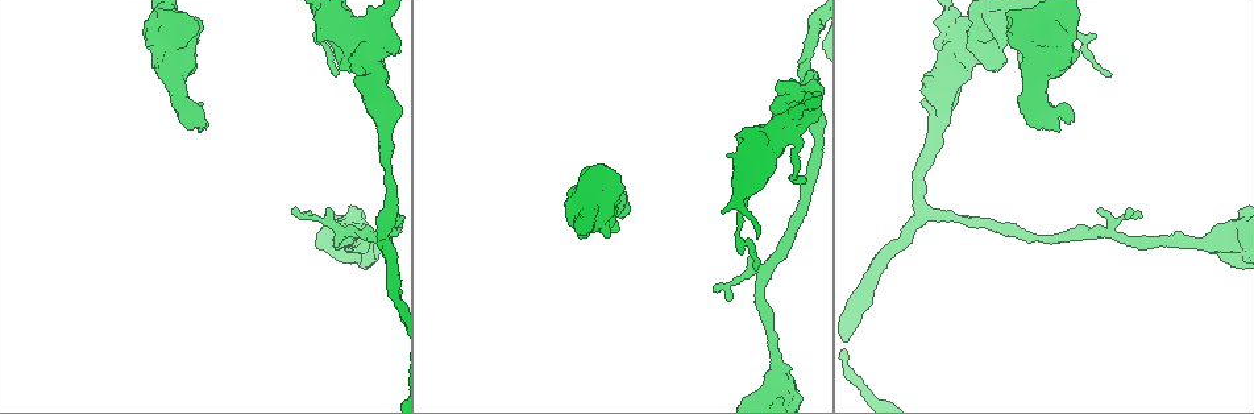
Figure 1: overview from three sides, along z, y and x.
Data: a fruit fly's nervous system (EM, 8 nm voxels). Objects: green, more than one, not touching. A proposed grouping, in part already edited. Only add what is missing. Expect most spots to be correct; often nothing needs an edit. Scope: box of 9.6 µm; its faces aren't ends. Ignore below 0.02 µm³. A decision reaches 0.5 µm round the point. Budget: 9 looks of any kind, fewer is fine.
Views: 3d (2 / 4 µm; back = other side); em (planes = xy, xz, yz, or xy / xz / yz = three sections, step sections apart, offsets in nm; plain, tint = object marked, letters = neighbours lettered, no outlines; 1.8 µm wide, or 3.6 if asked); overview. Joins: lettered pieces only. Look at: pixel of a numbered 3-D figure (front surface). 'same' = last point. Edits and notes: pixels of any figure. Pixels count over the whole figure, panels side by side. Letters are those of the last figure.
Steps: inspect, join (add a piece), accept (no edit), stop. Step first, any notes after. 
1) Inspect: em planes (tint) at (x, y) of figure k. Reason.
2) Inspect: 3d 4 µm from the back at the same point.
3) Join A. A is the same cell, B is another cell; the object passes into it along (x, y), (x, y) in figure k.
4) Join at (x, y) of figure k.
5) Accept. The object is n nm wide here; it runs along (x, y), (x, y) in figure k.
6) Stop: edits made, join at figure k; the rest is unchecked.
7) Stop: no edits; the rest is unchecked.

Inspect: em xz step 8 (tint) at (749, 258) of figure 1. Free end.

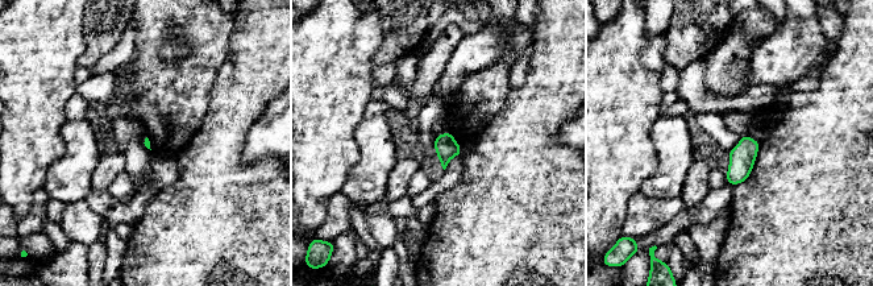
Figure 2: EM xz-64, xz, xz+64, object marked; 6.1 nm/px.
Inspect: em xy step 8 (letters) at the same point.

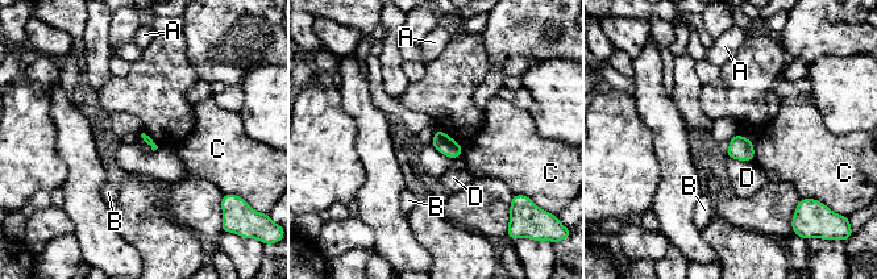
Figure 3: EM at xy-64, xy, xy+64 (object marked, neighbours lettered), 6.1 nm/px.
Accept. A, B, C and D are other cells; a border runs along (727, 157), (752, 161) in figure 3; none of them fits.

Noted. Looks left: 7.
Inspect: em planes (tint) at (803, 179) of figure 1. Thin end.

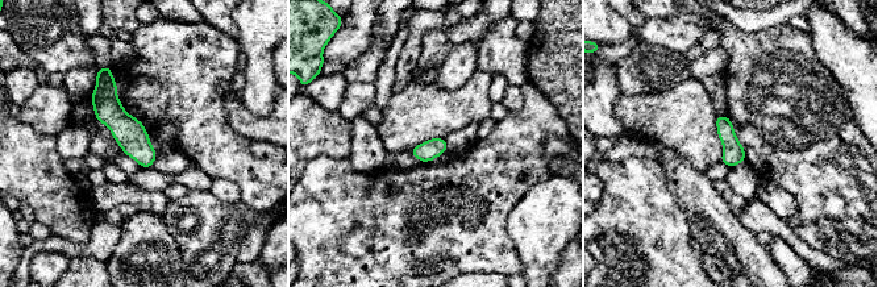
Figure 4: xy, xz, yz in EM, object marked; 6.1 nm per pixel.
Inspect: em planes (letters) at the same point. What lies round it.

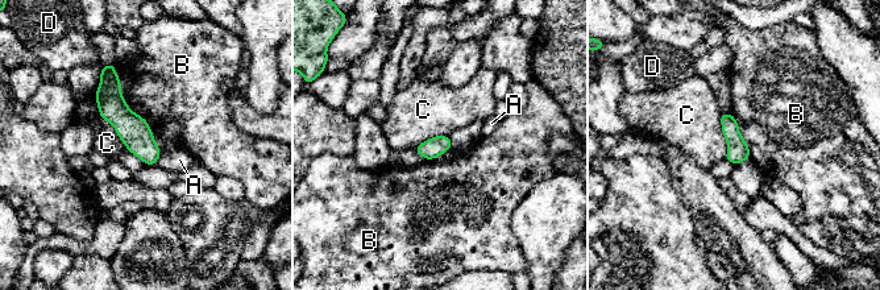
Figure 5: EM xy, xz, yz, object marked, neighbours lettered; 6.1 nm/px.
Accept. A, B, C and D are other cells; a border runs along (113, 63), (123, 99), (152, 132) in figure 5; no lettered piece goes on from it.

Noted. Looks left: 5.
Inspect: em 3.6 µm xy step 16 (letters) at (613, 175) of figure 1. Branch stops here.

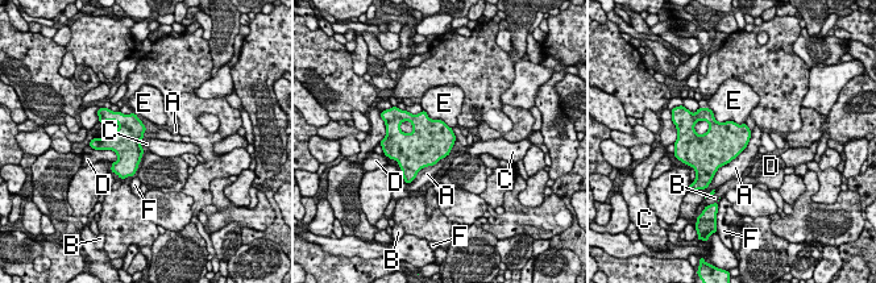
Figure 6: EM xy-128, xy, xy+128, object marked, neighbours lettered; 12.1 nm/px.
Inspect: em 3.6 µm planes (letters) at the same point. Another direction.

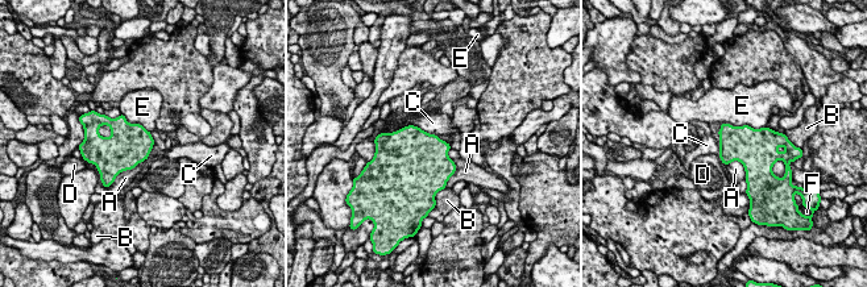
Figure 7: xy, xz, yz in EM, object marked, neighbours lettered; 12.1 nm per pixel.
Accept. A, B, C, D, E and F are other cells; a border runs along (405, 125), (417, 125), (436, 136) in figure 7; none of them fits.

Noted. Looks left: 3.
Inspect: em planes (letters) at (201, 132) of figure 1. Thick end.

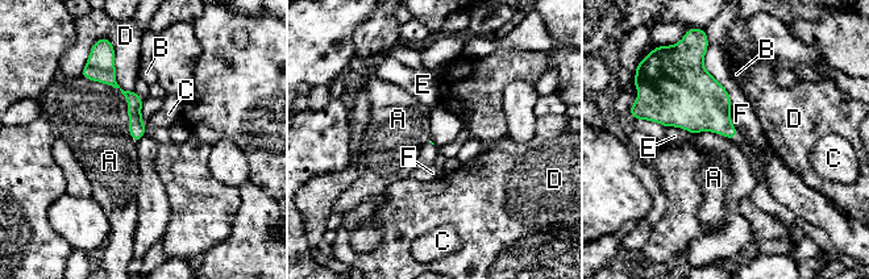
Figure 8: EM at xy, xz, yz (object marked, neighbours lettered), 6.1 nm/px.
Accept. A, B, C, D, E and F are other cells; a border runs along (128, 132), (136, 141) in figure 8; no lettered piece goes on from it.

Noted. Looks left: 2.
Stop: no edits; the rest is unchecked.

